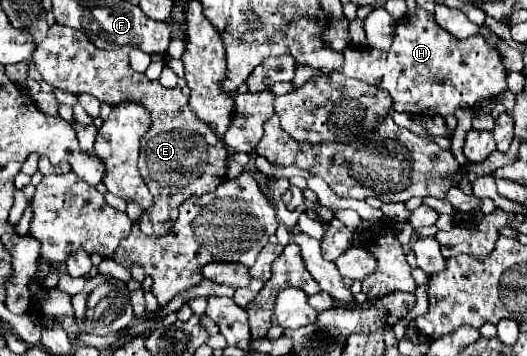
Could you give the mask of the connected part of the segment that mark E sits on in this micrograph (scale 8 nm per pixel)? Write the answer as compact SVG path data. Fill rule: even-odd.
M51 26L47 38L43 38L33 54L37 70L43 80L55 88L73 94L91 94L109 106L117 100L133 100L147 106L151 112L153 128L141 140L139 172L153 194L153 208L143 210L139 218L139 230L149 236L165 236L175 224L175 212L191 196L203 196L213 192L227 178L227 150L187 106L187 96L179 86L165 88L159 80L149 80L145 74L131 70L127 52L101 50L85 34L67 28Z

